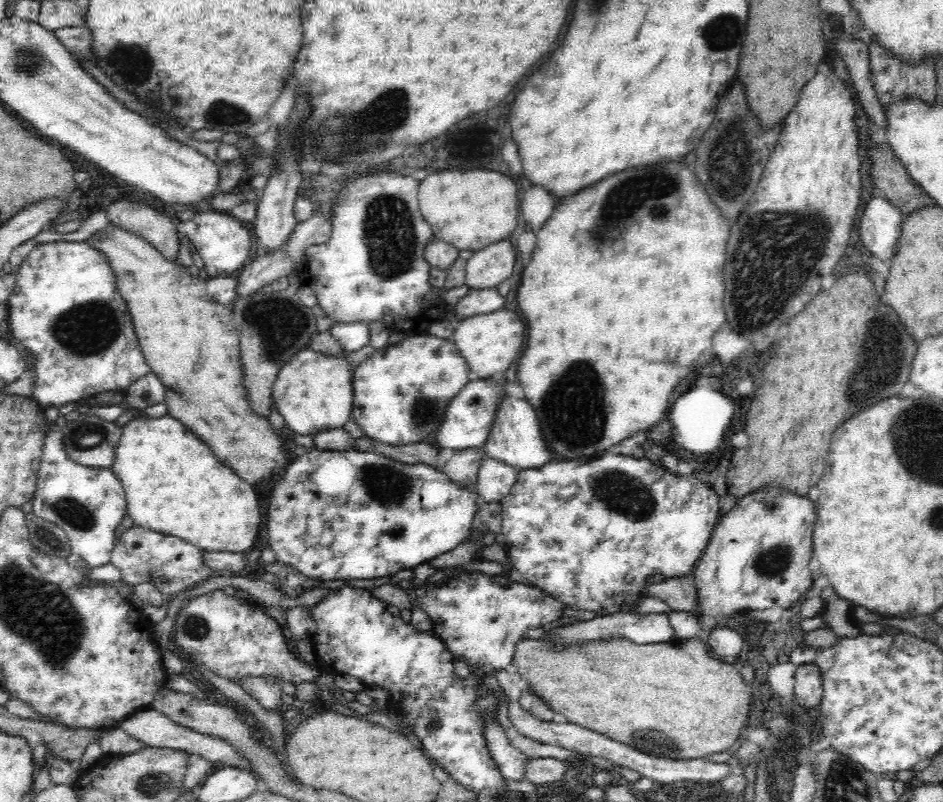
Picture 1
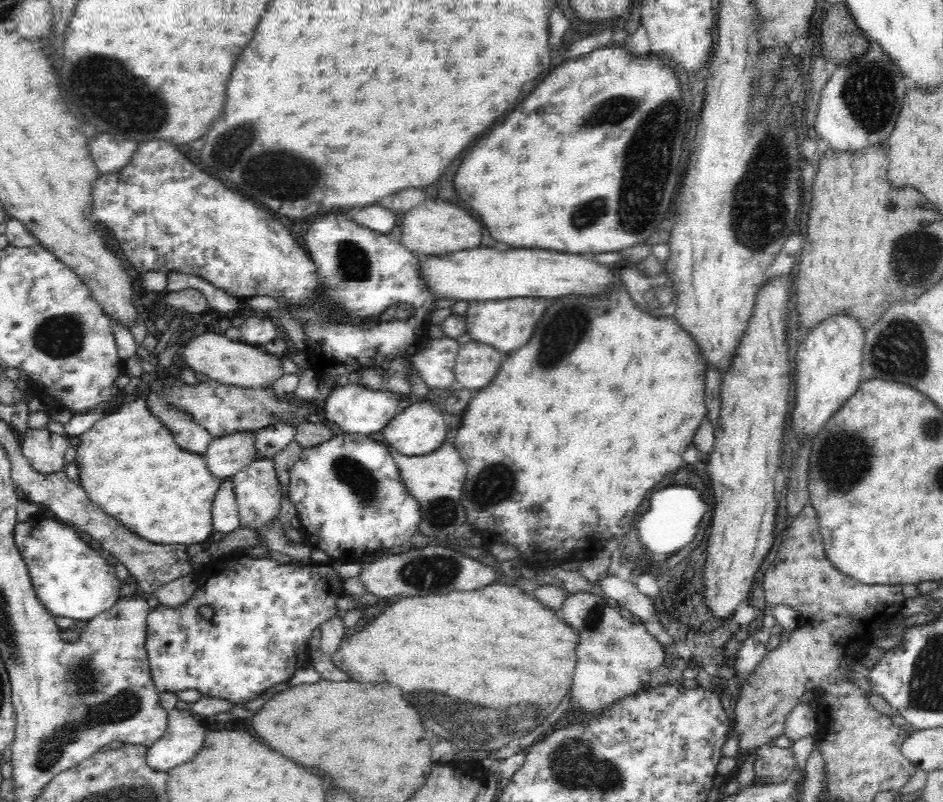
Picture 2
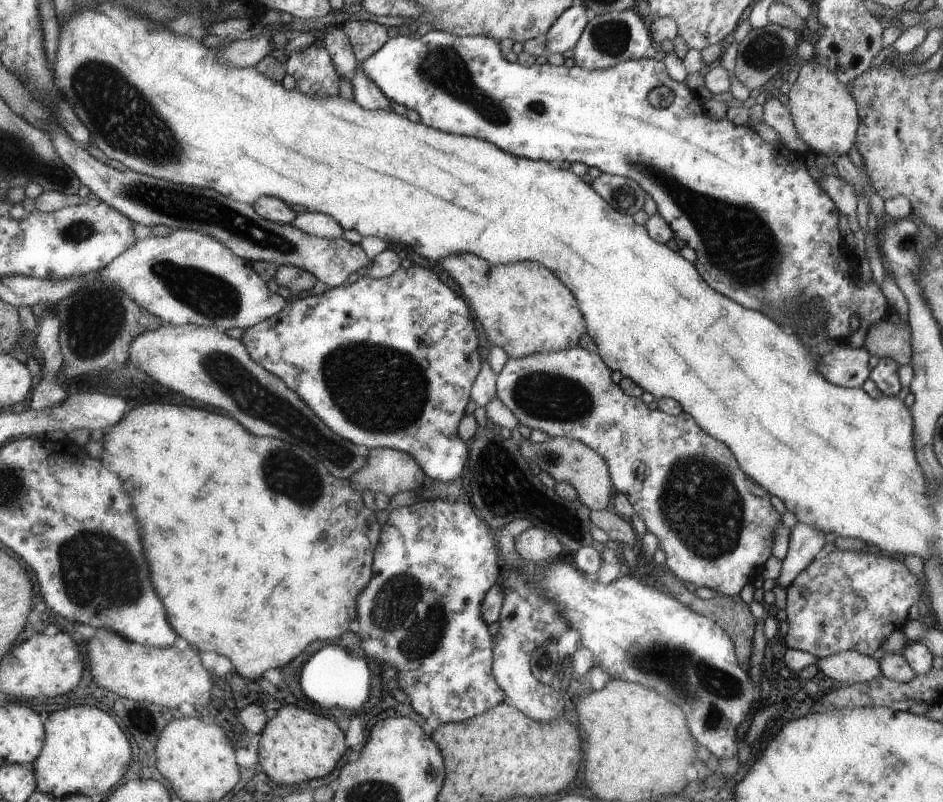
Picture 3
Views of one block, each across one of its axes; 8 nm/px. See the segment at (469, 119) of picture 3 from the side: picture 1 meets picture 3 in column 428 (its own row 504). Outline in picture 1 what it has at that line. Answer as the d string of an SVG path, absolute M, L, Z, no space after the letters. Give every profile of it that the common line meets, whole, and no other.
M55 422L48 423L45 445L39 460L38 488L31 500L32 514L46 522L59 526L70 540L72 552L79 554L90 568L98 568L111 562L116 542L118 525L127 514L126 491L111 468L94 468L74 462L66 453L63 443L63 428Z

